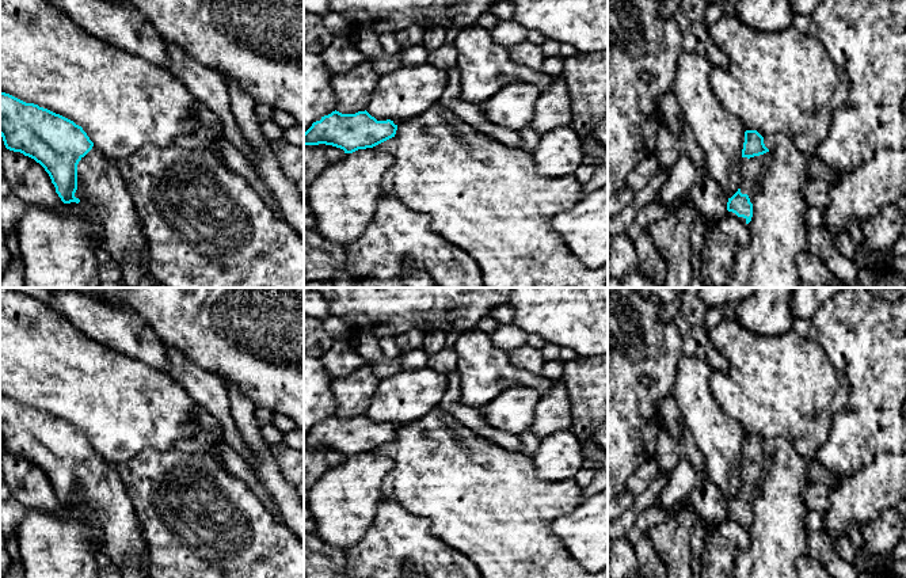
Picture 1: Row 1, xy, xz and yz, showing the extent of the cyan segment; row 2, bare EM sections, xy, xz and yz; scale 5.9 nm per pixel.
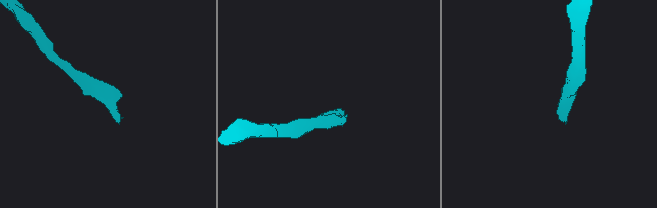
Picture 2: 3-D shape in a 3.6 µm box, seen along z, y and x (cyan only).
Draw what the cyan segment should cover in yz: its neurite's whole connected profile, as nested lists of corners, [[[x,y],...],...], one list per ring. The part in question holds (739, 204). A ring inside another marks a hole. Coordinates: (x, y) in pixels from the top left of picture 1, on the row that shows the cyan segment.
[[[746,130],[741,159],[741,183],[738,191],[728,198],[727,216],[746,224],[751,221],[753,201],[772,160],[772,152],[765,147],[764,137],[757,130]]]

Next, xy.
[[[0,91],[0,136],[7,149],[34,159],[45,168],[64,204],[79,204],[80,199],[75,193],[81,195],[102,224],[102,248],[121,265],[122,281],[127,288],[137,288],[144,280],[153,288],[159,286],[149,271],[149,243],[142,221],[137,216],[117,161],[95,147],[81,126],[47,109]]]

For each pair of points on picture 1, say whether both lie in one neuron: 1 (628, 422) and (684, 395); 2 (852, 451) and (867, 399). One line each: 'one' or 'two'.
1: two
2: one

